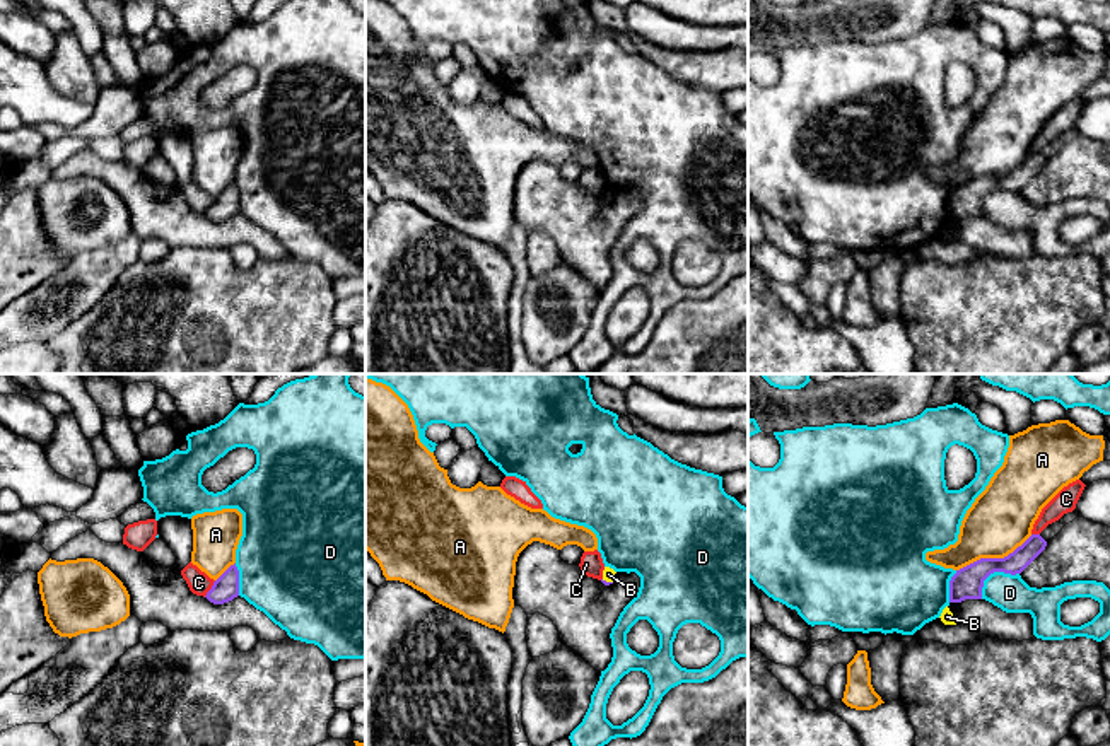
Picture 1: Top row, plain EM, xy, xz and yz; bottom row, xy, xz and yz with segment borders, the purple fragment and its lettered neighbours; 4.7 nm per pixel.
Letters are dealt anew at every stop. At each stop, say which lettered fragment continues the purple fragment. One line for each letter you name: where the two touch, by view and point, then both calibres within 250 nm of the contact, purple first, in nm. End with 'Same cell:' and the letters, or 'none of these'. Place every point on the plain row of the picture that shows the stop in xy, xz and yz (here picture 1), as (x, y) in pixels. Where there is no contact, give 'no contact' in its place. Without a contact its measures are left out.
Same cell: none of these

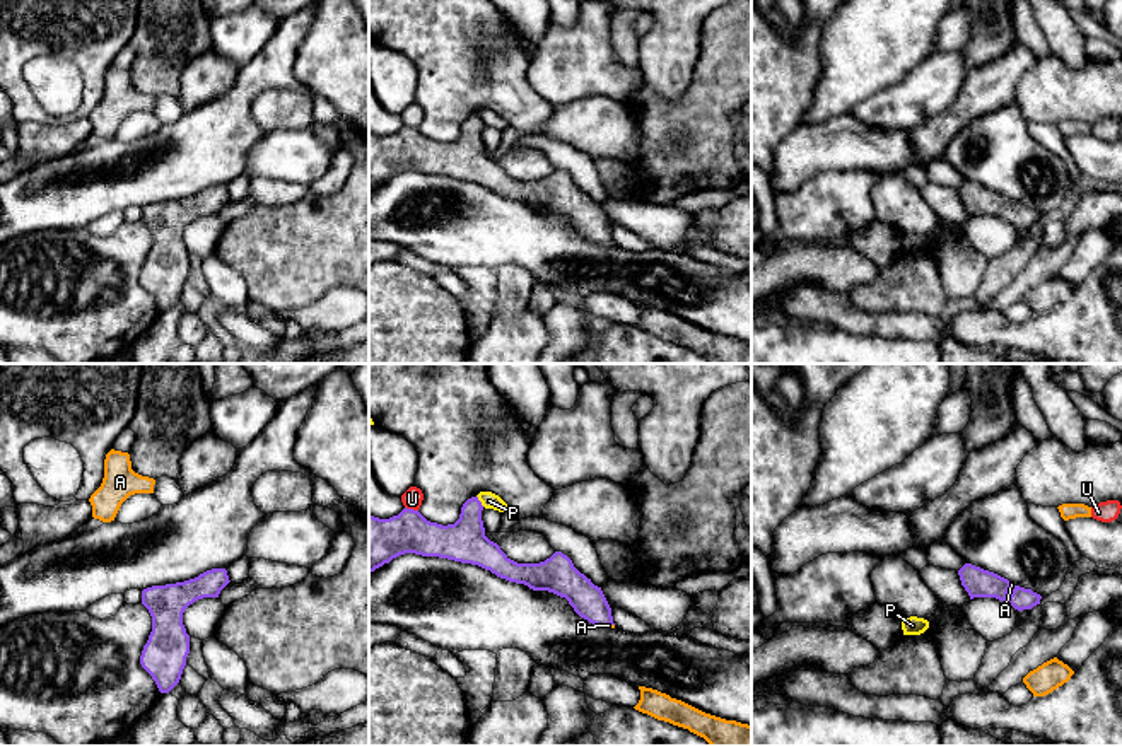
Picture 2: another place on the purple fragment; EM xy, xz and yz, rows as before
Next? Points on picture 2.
A: meets purple in yz at (1011, 210); 140 nm thick on the purple side, 20 nm on the other
Same cell: A

